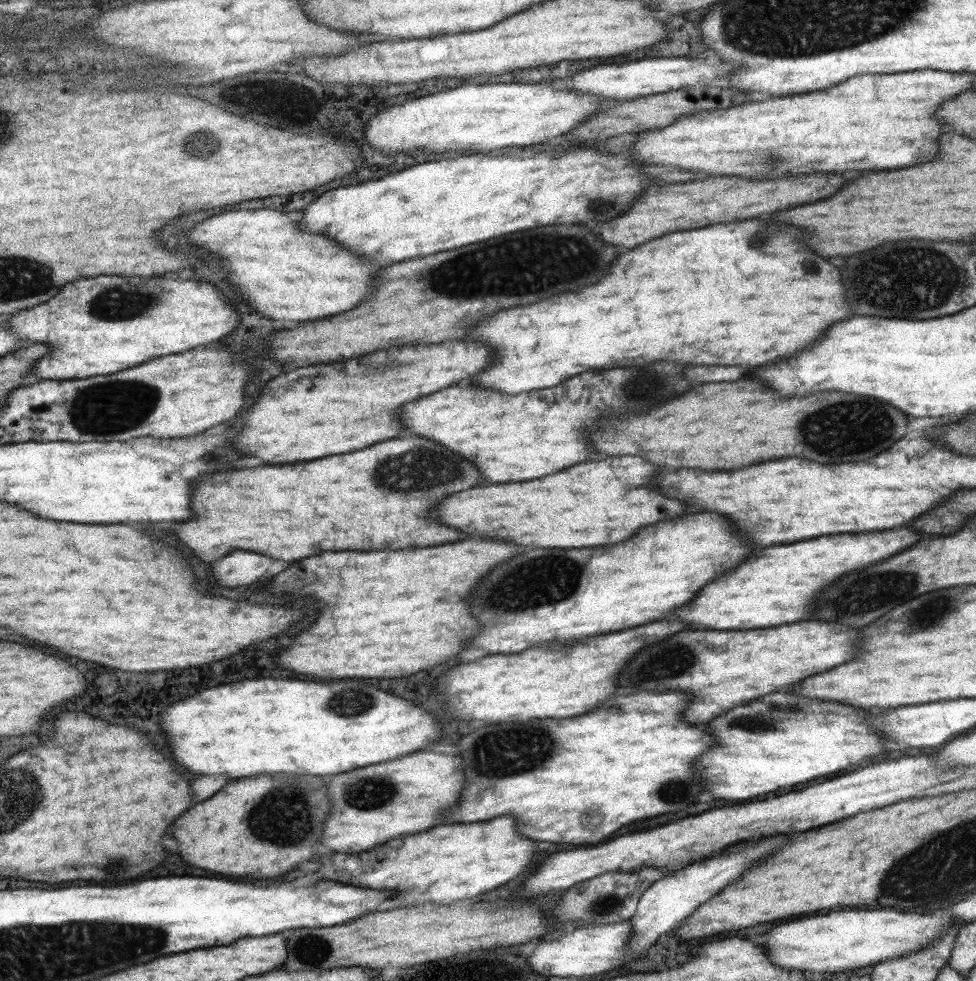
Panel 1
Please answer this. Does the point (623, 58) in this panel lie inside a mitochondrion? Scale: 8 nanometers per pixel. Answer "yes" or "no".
no

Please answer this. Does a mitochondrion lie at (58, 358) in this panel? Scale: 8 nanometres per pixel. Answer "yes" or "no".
no

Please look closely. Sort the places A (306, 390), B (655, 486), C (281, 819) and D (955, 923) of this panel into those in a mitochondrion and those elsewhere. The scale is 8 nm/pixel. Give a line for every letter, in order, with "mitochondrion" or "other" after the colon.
A: other
B: other
C: mitochondrion
D: other

